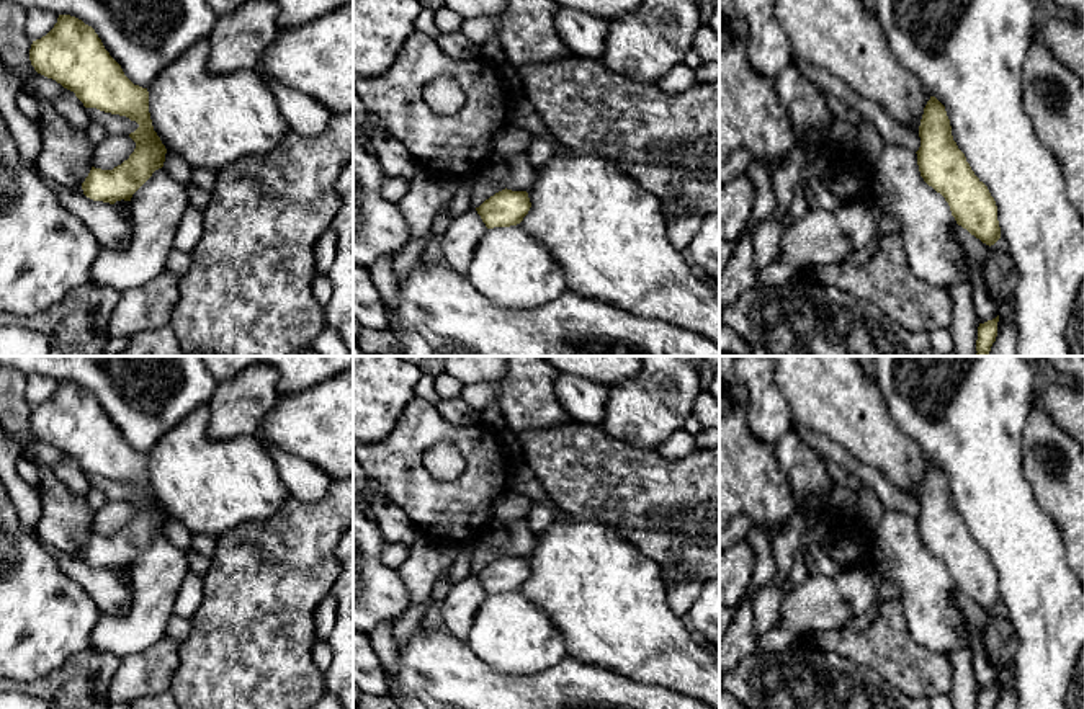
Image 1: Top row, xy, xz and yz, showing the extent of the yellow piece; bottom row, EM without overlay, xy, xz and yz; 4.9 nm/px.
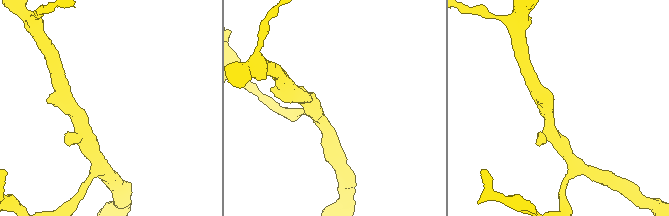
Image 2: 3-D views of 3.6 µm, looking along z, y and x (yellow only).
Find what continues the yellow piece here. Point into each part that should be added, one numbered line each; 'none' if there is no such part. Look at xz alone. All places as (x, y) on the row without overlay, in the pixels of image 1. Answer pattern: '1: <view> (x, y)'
none

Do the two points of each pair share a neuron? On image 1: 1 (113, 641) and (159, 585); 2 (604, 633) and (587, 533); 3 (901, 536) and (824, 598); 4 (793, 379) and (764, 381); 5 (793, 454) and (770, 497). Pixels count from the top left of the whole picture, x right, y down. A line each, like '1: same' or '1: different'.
1: same
2: same
3: different
4: different
5: different

